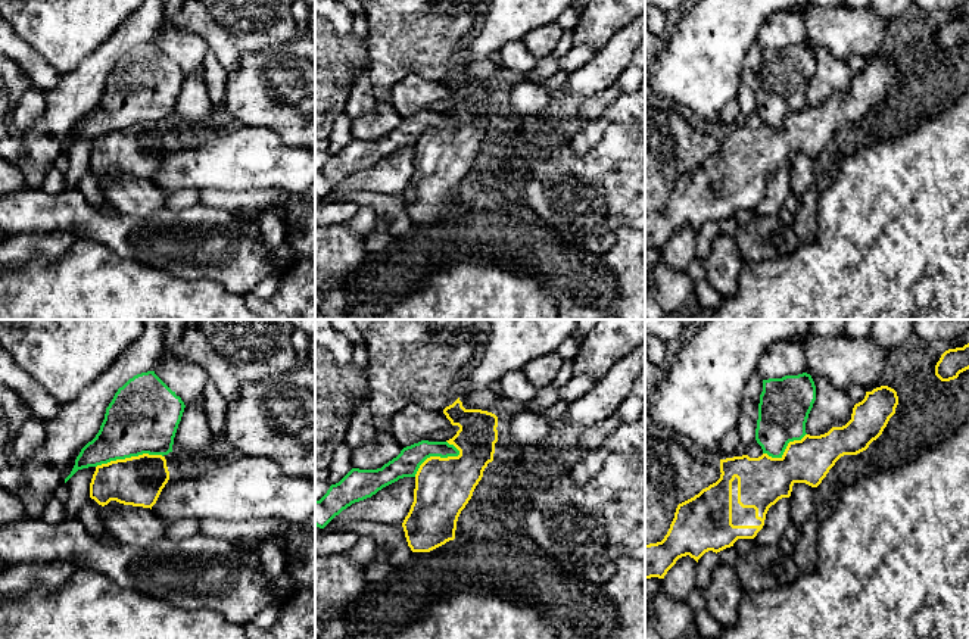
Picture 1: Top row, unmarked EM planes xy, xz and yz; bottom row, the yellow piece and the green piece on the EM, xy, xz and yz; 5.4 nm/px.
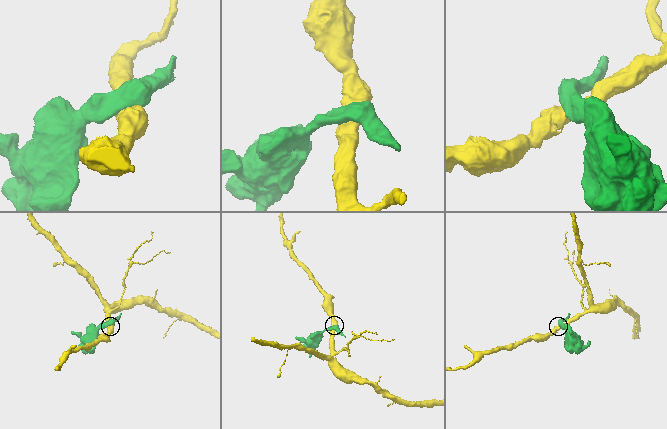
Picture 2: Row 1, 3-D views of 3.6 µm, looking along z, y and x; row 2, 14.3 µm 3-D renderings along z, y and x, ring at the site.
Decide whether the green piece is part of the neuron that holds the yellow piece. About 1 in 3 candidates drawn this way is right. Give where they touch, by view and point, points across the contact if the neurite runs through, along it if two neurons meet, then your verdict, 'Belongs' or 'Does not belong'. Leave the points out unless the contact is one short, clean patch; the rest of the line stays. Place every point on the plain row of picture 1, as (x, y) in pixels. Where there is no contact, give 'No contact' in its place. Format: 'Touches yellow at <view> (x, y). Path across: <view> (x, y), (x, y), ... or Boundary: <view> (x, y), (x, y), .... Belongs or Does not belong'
Touches yellow at xy (128, 128). Boundary: xy (162, 125), (139, 124), (111, 130), (96, 137). Does not belong

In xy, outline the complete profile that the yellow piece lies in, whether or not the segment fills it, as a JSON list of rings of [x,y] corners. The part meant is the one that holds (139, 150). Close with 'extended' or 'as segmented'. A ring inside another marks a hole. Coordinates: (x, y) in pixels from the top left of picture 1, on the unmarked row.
[[[143,124],[96,137],[90,153],[90,168],[105,177],[110,171],[150,178],[169,150],[162,125]]] | as segmented

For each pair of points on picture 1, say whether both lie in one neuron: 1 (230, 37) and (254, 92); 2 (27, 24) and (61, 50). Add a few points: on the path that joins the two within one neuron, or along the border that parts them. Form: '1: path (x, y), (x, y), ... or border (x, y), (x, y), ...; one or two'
1: path (243, 50), (254, 61), (254, 78); one
2: path (36, 25), (52, 41); one

